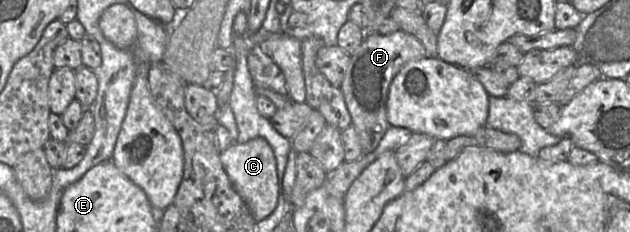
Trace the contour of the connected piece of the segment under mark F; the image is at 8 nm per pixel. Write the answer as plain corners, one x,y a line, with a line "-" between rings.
401,30
388,35
367,34
361,45
348,53
350,62
340,85
352,125
360,136
363,153
374,151
391,125
387,120
387,100
392,80
408,62
429,57
422,43

